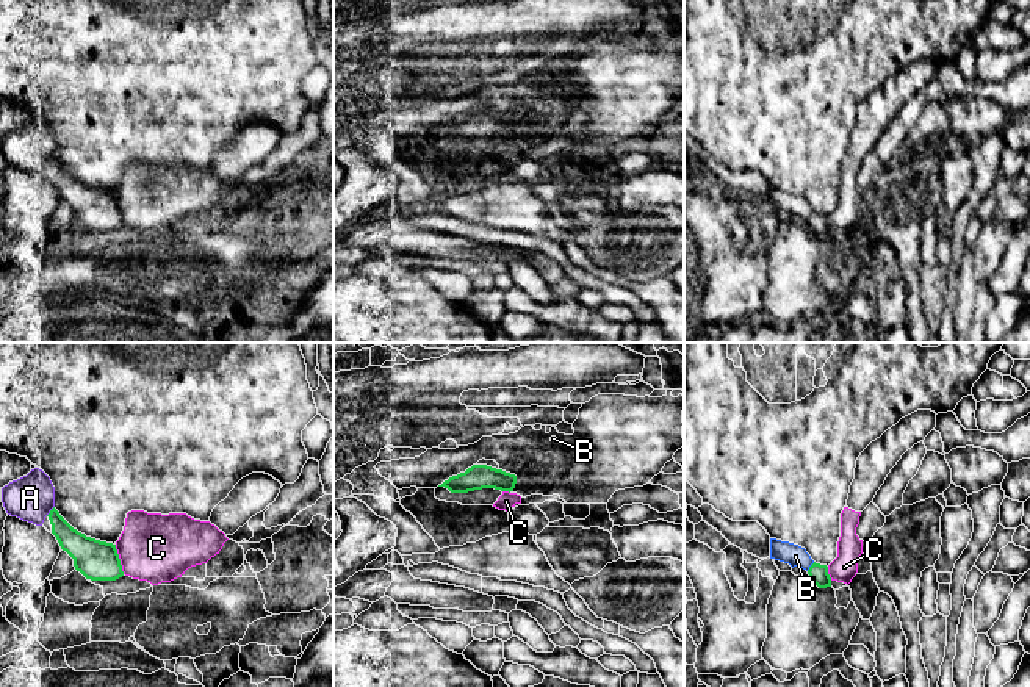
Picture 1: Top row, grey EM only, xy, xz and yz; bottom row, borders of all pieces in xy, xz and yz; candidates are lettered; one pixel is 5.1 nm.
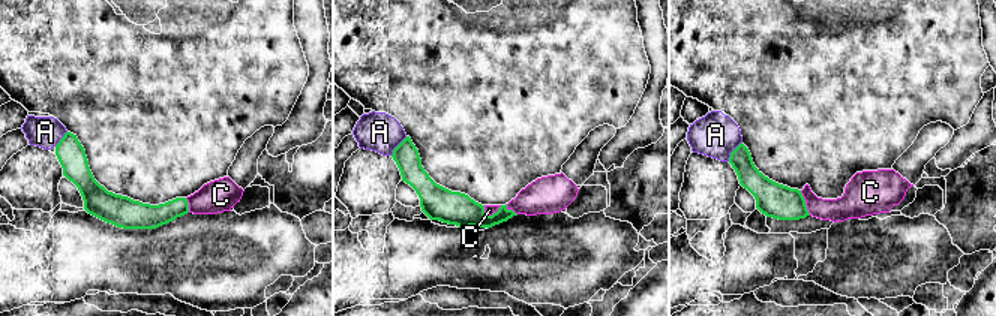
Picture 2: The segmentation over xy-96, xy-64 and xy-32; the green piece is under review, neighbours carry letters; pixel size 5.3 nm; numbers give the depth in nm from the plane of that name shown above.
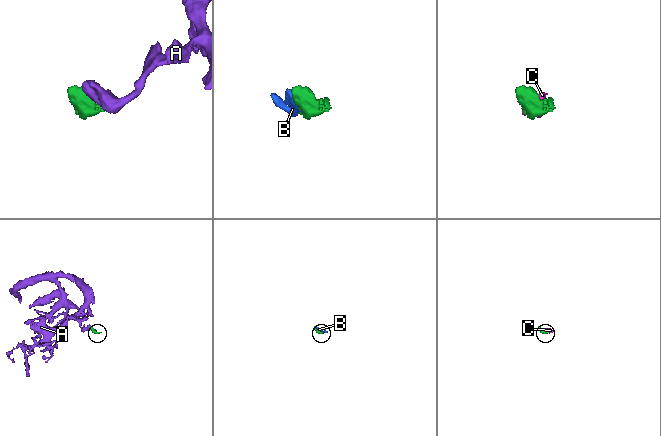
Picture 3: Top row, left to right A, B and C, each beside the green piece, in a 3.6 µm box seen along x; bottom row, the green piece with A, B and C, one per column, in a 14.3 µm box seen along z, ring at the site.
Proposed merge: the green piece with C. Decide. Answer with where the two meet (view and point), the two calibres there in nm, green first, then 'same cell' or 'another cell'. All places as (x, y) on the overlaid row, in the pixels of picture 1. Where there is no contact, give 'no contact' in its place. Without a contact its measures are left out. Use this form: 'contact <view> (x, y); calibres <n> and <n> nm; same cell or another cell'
contact xy (119, 559); calibres 200 and 360 nm; another cell

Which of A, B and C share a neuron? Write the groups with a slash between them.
A / B C

